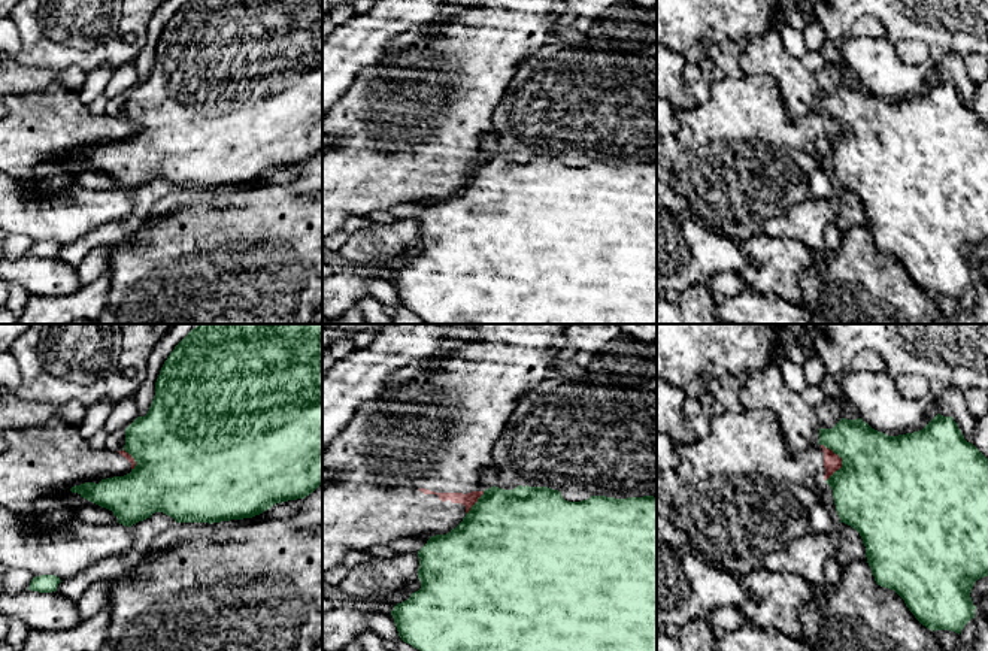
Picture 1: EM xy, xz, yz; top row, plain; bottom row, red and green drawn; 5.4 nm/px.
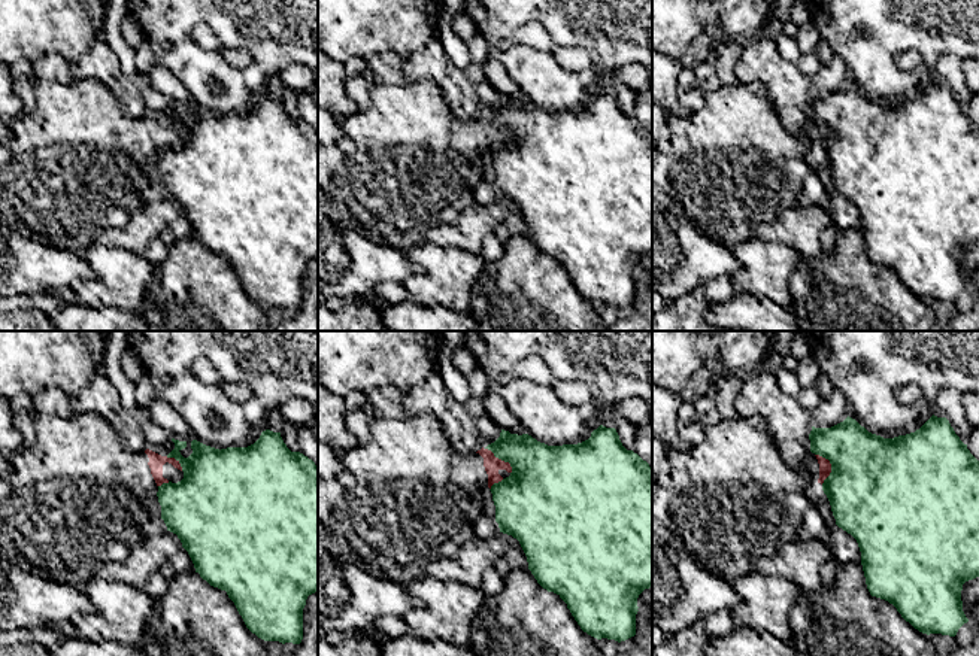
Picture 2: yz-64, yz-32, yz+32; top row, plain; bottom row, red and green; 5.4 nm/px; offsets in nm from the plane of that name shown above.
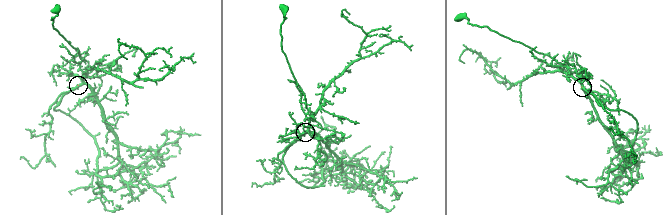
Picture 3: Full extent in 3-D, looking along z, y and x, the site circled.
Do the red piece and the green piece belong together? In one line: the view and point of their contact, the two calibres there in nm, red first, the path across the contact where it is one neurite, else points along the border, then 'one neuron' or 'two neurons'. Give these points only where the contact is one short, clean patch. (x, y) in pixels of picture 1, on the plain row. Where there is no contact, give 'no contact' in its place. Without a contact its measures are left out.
yz (840, 126) | 100/480 nm | along yz (821, 109), (840, 124), (840, 132), (826, 147) | two neurons

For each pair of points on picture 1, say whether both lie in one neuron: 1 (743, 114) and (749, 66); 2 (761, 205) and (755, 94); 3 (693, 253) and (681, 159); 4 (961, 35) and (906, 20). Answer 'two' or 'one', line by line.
1: two
2: one
3: two
4: one

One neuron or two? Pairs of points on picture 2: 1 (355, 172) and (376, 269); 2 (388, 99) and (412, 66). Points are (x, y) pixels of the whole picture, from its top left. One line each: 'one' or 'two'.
1: two
2: two

